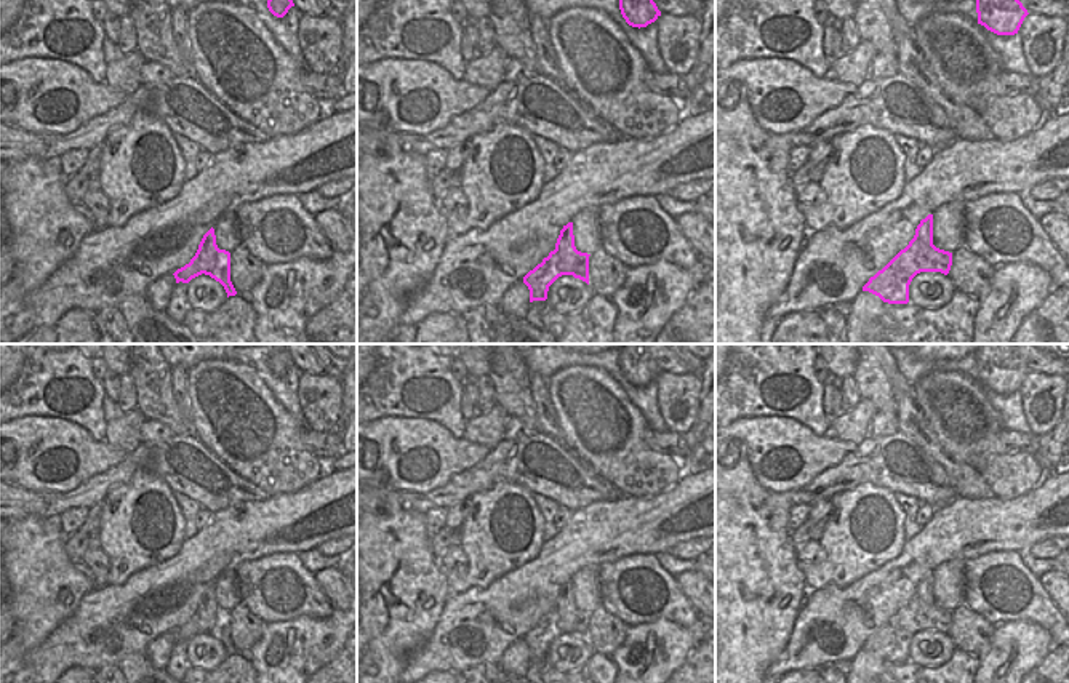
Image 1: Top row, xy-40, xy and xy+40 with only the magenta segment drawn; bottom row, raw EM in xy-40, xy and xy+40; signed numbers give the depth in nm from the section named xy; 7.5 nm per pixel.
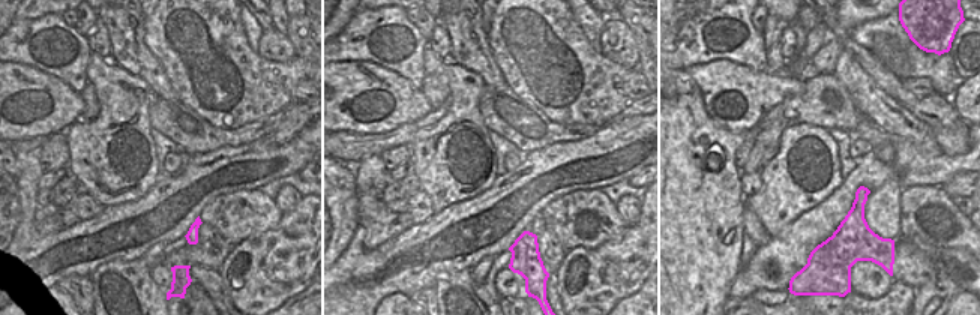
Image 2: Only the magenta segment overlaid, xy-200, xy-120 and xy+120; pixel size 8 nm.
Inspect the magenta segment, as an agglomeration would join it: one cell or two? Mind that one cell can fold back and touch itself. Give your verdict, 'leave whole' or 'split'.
split

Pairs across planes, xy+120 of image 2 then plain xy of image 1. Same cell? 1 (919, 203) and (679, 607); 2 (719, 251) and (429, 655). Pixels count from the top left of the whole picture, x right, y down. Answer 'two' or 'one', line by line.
1: one
2: two

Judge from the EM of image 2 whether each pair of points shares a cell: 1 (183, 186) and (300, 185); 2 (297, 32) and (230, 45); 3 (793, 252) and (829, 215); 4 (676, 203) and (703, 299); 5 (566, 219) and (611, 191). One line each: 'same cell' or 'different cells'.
1: different cells
2: different cells
3: same cell
4: same cell
5: different cells

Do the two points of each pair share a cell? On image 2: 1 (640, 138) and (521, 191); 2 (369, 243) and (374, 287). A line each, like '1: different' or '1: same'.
1: same
2: different

